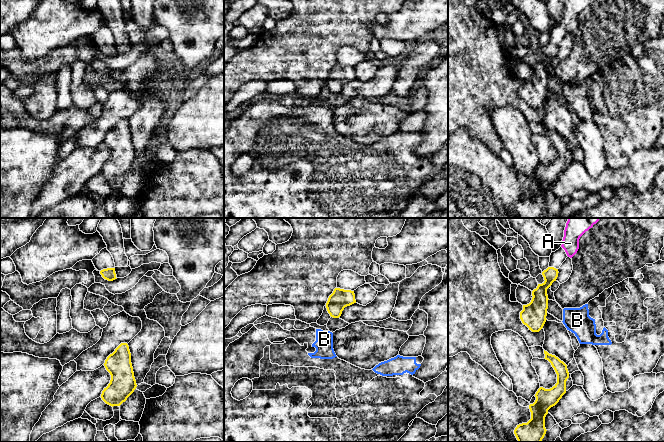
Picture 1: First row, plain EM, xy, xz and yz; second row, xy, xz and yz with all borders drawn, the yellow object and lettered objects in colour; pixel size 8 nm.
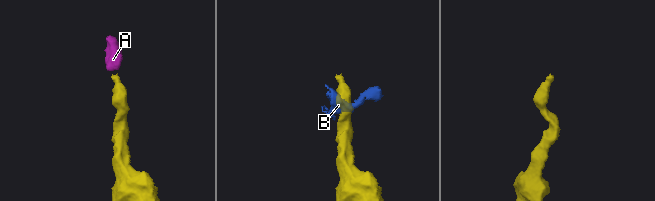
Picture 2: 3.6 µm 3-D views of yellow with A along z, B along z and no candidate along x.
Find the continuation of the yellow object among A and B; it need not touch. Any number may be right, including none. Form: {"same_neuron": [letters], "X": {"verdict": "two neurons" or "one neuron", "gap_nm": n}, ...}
{"same_neuron": ["A"], "A": {"verdict": "one neuron", "gap_nm": 140}, "B": {"verdict": "two neurons", "gap_nm": 120}}

